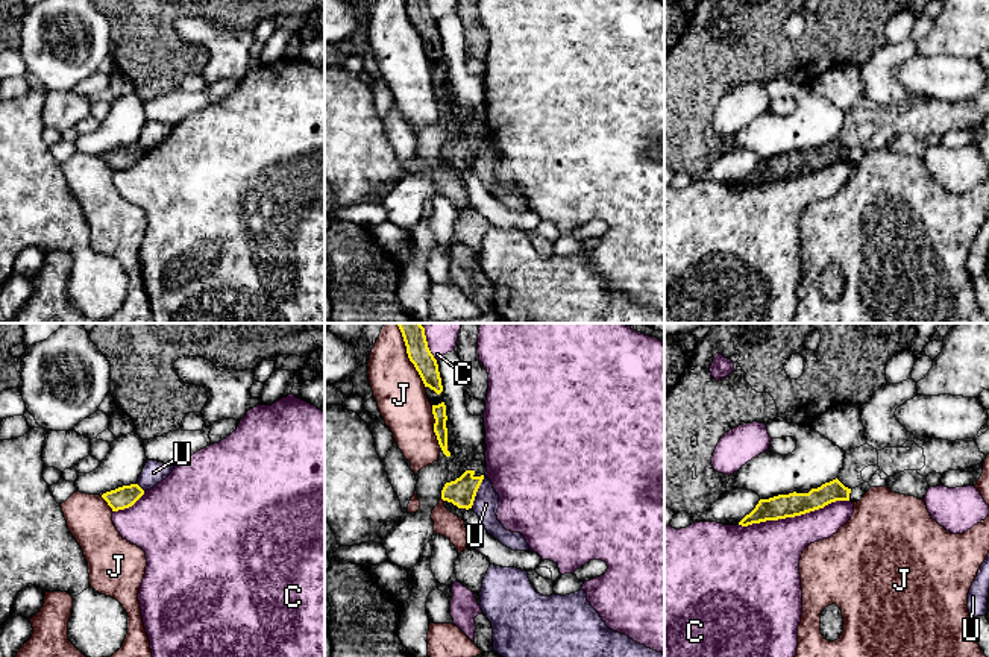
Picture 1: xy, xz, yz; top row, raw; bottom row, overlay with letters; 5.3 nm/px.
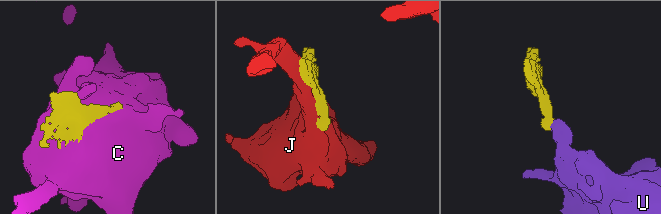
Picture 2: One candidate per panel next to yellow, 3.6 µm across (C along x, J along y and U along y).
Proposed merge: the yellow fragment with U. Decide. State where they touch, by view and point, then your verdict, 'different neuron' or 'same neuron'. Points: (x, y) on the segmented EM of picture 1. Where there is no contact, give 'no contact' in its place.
xz (477, 490) | different neuron

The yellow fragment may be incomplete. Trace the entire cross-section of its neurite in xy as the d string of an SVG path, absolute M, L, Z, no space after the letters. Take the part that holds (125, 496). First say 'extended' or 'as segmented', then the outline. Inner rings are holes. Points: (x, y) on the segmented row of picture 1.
as segmented; M130 484L106 492L102 498L108 502L112 511L118 511L132 507L143 495L144 490L138 484Z

